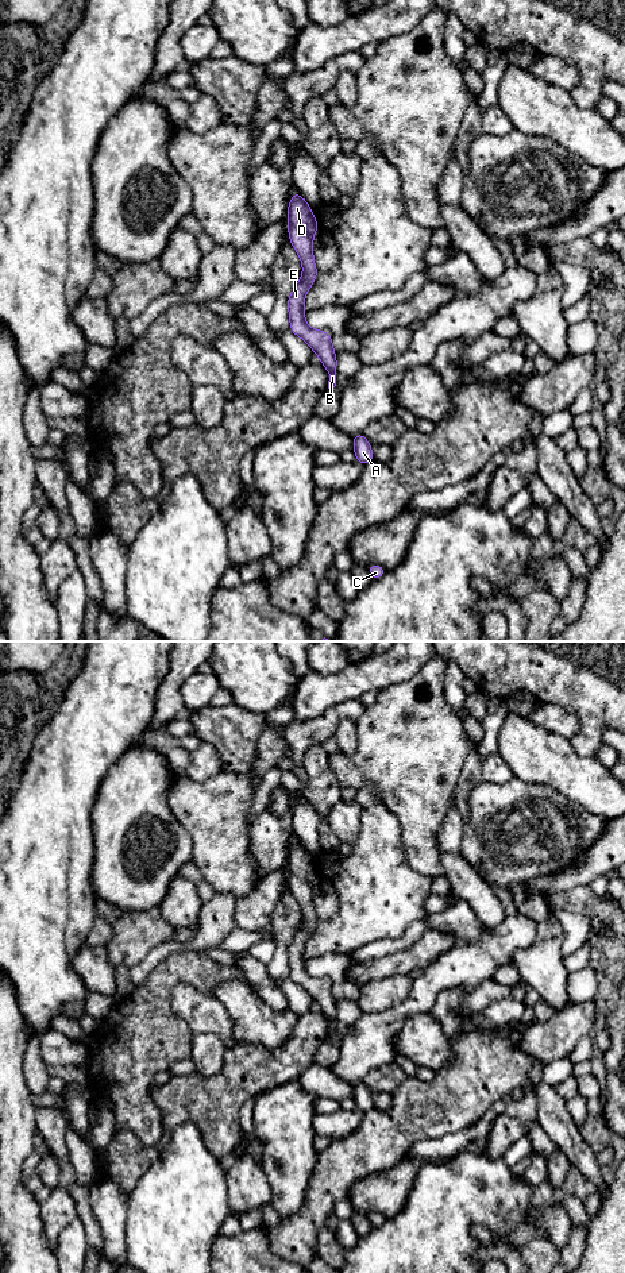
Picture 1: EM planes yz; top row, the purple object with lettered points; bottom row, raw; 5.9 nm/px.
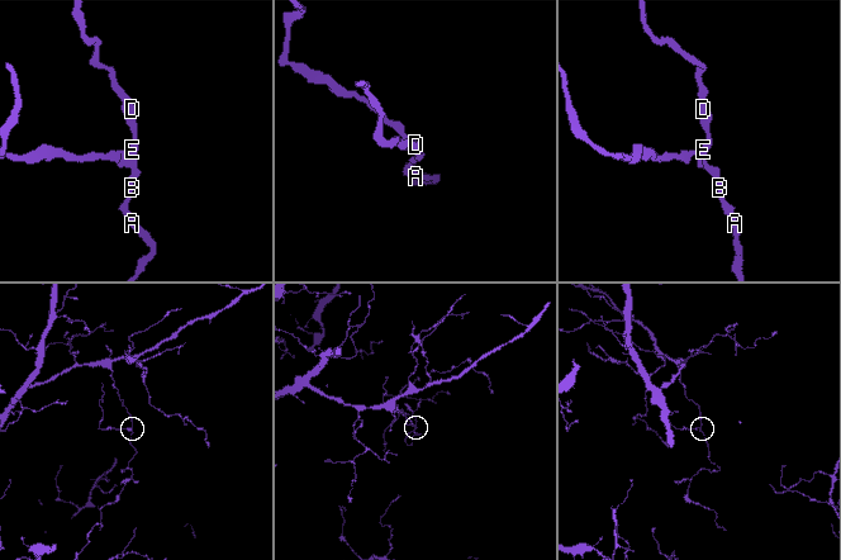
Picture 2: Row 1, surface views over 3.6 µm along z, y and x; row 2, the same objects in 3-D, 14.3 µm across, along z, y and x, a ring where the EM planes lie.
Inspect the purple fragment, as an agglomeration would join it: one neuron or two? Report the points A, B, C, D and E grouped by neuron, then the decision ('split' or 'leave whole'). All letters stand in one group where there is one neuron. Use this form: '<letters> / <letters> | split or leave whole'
A B C D E | leave whole

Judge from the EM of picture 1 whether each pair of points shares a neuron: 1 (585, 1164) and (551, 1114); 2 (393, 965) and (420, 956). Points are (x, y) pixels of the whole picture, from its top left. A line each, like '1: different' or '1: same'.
1: same
2: same

